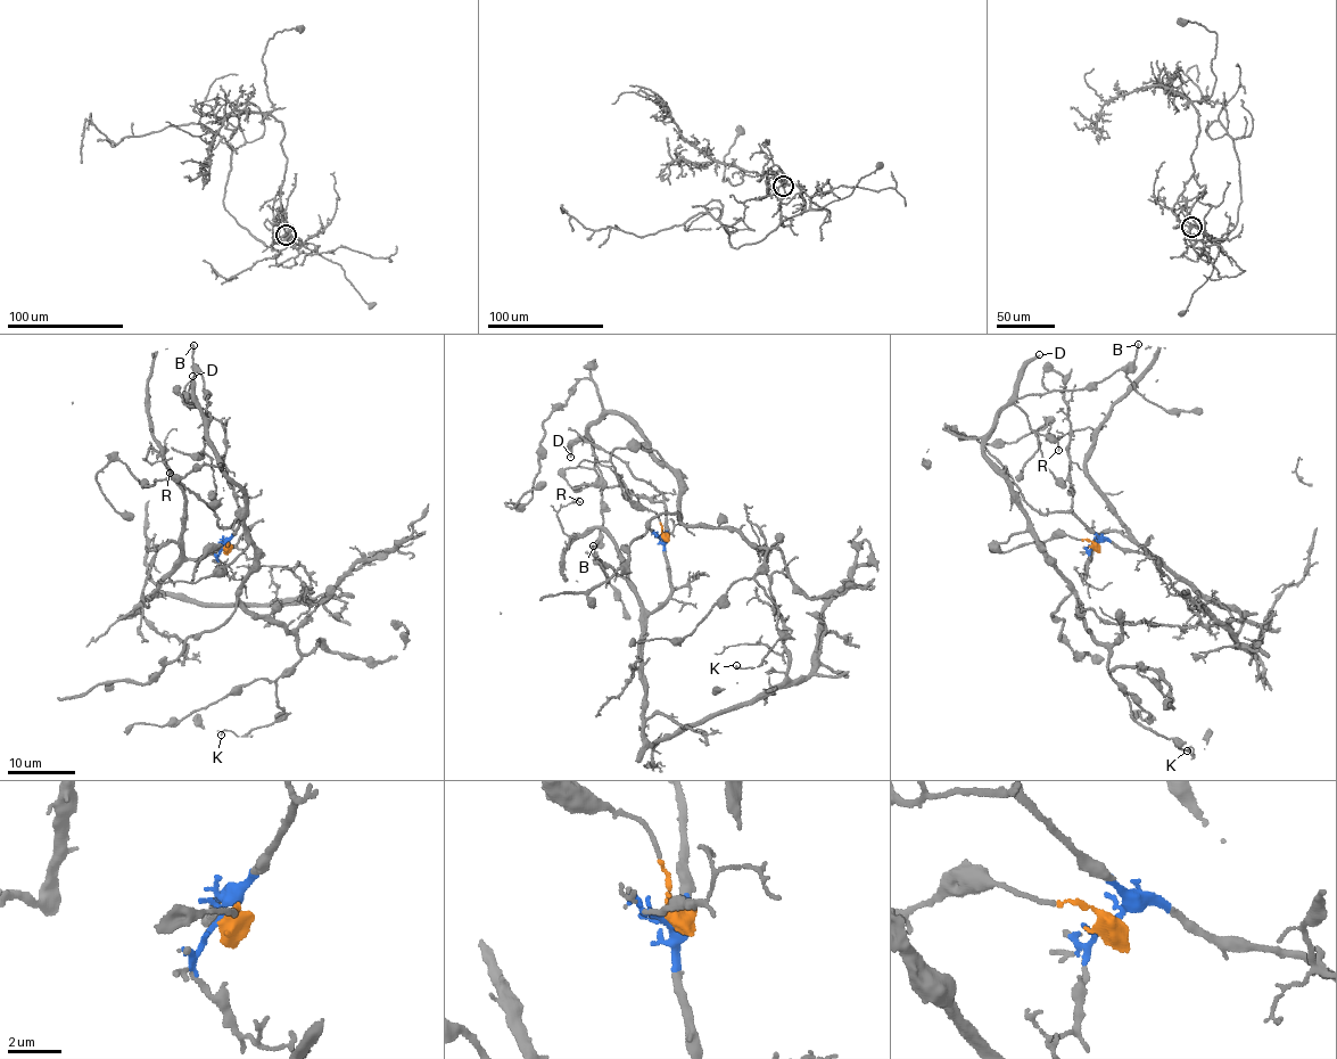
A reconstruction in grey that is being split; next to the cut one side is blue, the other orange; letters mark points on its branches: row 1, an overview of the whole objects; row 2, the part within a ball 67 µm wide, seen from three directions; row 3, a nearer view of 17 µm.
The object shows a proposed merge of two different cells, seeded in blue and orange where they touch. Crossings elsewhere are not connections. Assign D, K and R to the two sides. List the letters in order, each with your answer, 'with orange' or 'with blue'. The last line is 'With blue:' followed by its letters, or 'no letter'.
D: with orange
K: with orange
R: with blue
With blue: R

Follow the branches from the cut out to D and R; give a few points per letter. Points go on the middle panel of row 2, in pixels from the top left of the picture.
D: (662, 538), (610, 460), (615, 449), (640, 445), (661, 461), (629, 421), (604, 413), (574, 440), (570, 457)
R: (662, 538), (670, 591), (659, 607), (648, 612), (616, 544), (602, 530), (566, 533), (558, 510), (580, 502)

